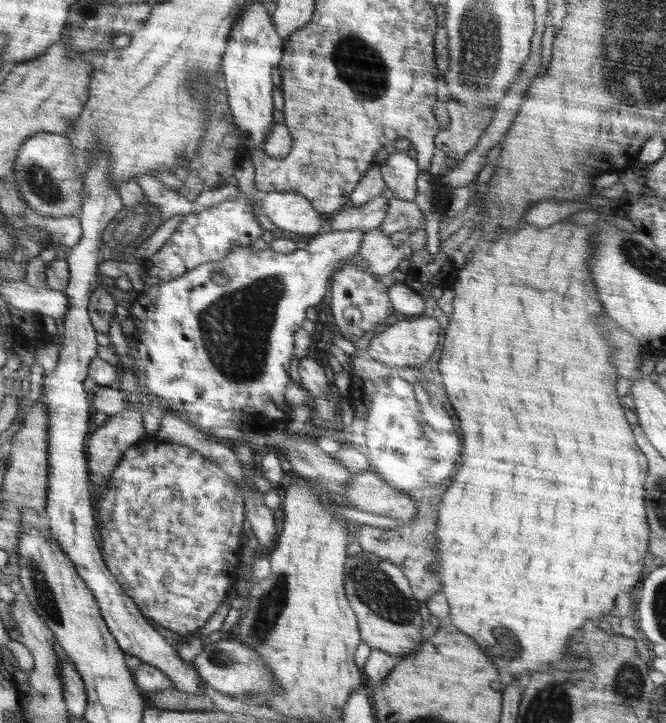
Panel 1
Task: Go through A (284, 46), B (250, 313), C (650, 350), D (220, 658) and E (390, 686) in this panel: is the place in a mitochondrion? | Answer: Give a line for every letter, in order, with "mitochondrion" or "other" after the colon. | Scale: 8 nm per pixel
A: other
B: mitochondrion
C: other
D: mitochondrion
E: other

